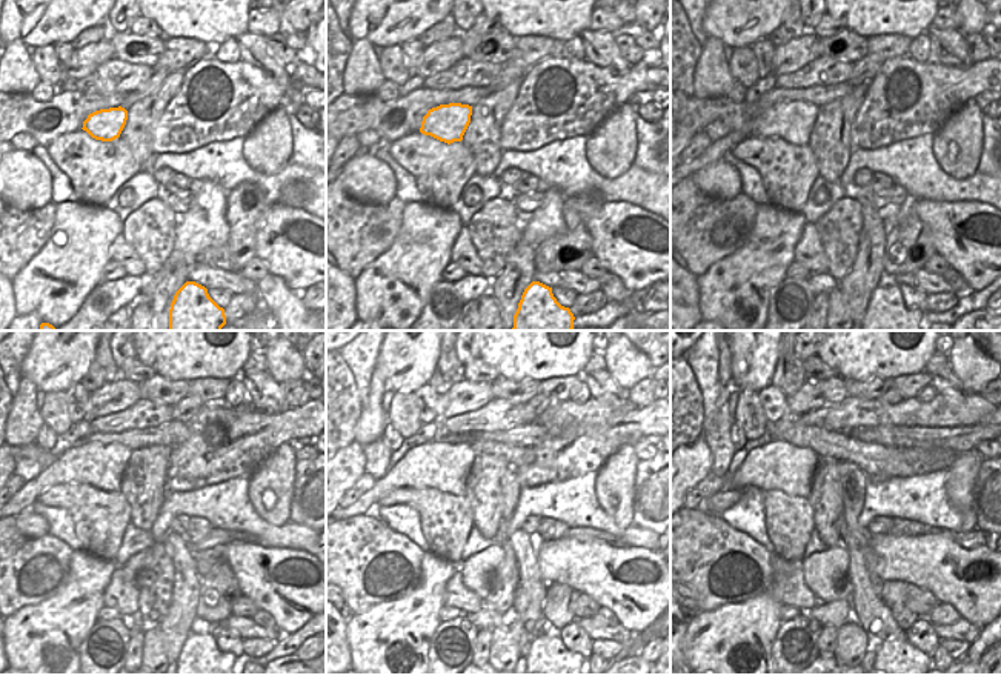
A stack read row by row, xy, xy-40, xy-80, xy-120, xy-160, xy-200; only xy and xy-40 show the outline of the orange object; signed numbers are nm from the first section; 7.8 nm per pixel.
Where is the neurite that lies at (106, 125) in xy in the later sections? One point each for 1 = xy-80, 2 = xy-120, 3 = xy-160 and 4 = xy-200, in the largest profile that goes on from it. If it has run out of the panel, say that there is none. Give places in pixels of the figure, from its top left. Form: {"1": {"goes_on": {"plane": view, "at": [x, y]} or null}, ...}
{"1": {"goes_on": {"plane": "xy-80", "at": [792, 122]}}, "2": {"goes_on": {"plane": "xy-120", "at": [102, 465]}}, "3": {"goes_on": {"plane": "xy-160", "at": [445, 466]}}, "4": {"goes_on": {"plane": "xy-200", "at": [781, 466]}}}

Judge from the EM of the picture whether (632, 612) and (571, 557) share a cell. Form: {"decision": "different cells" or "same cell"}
{"decision": "same cell"}

